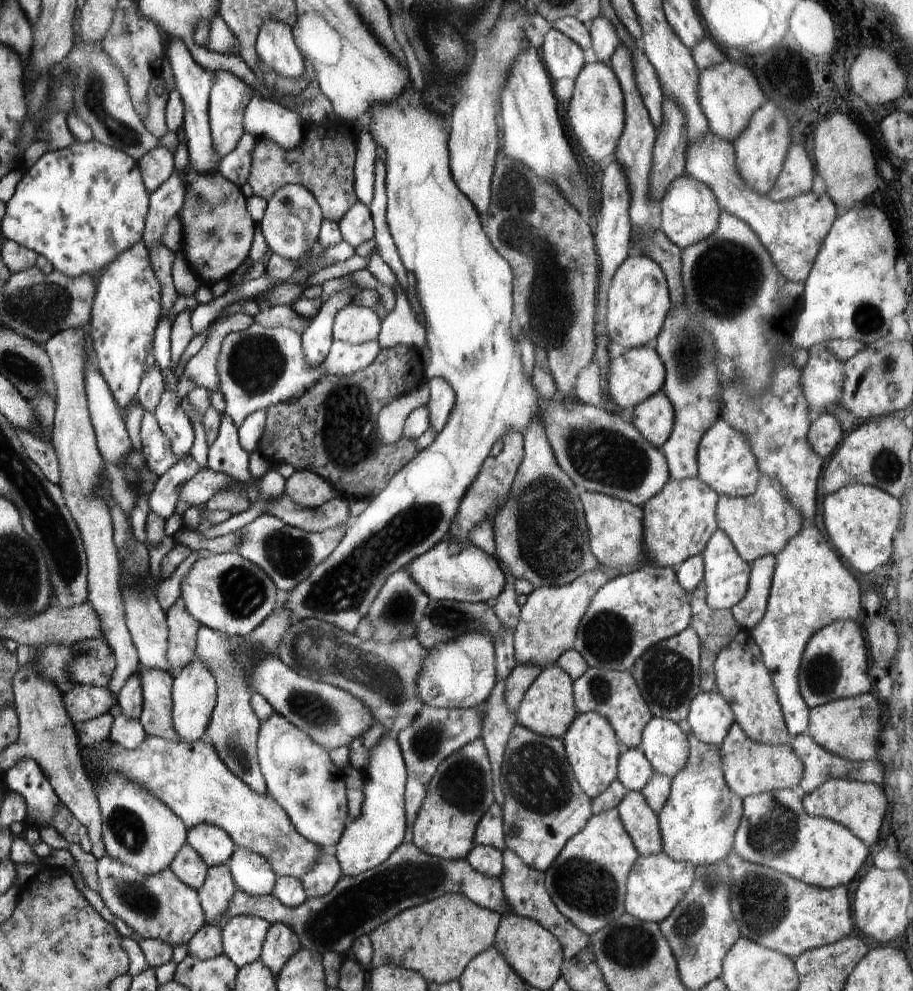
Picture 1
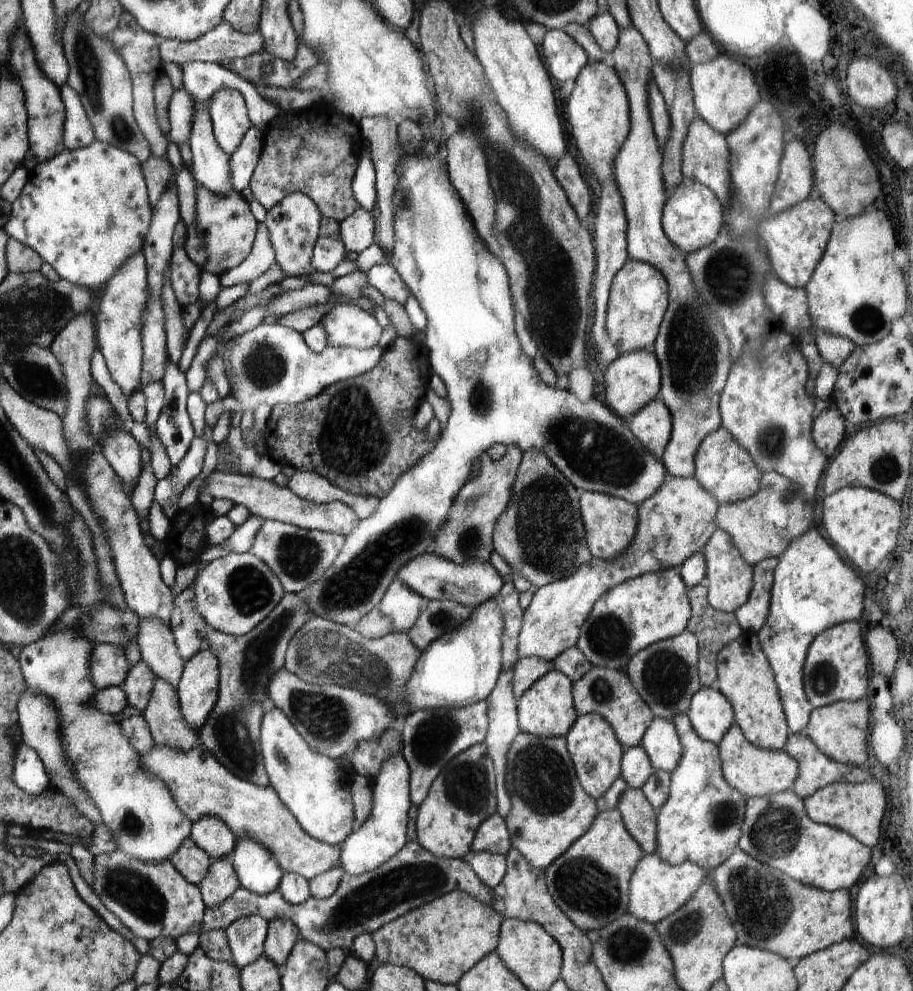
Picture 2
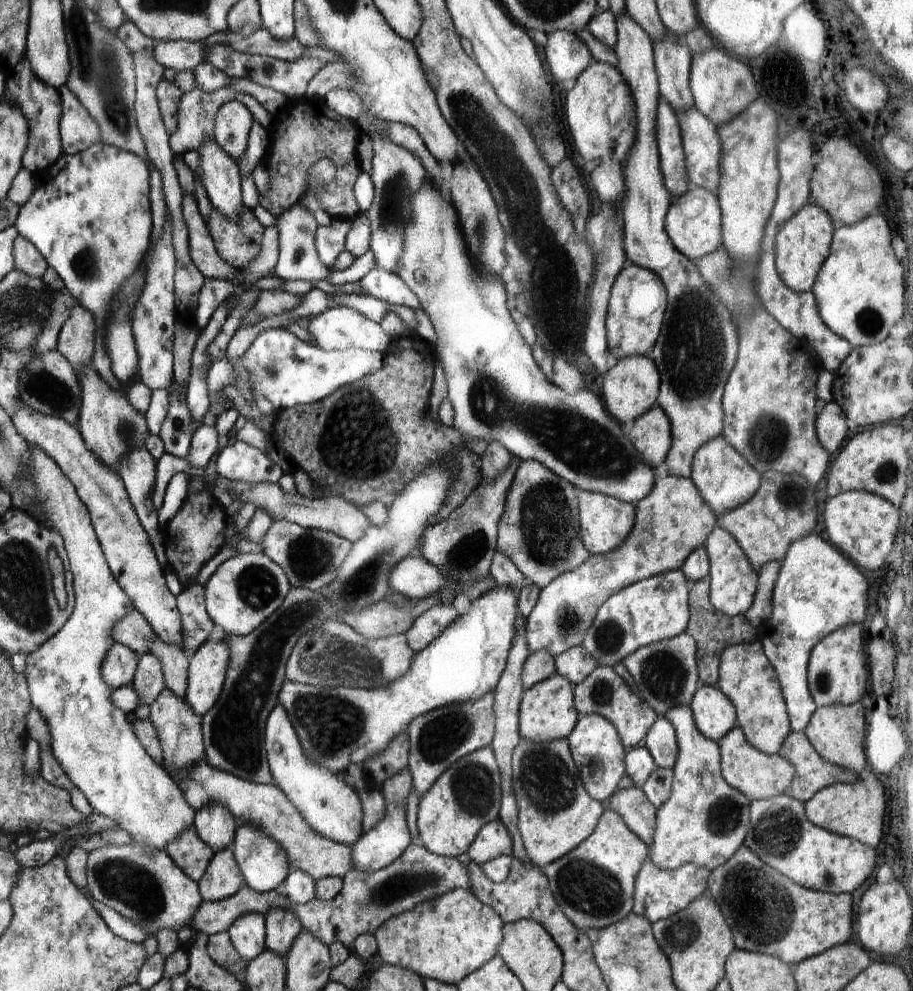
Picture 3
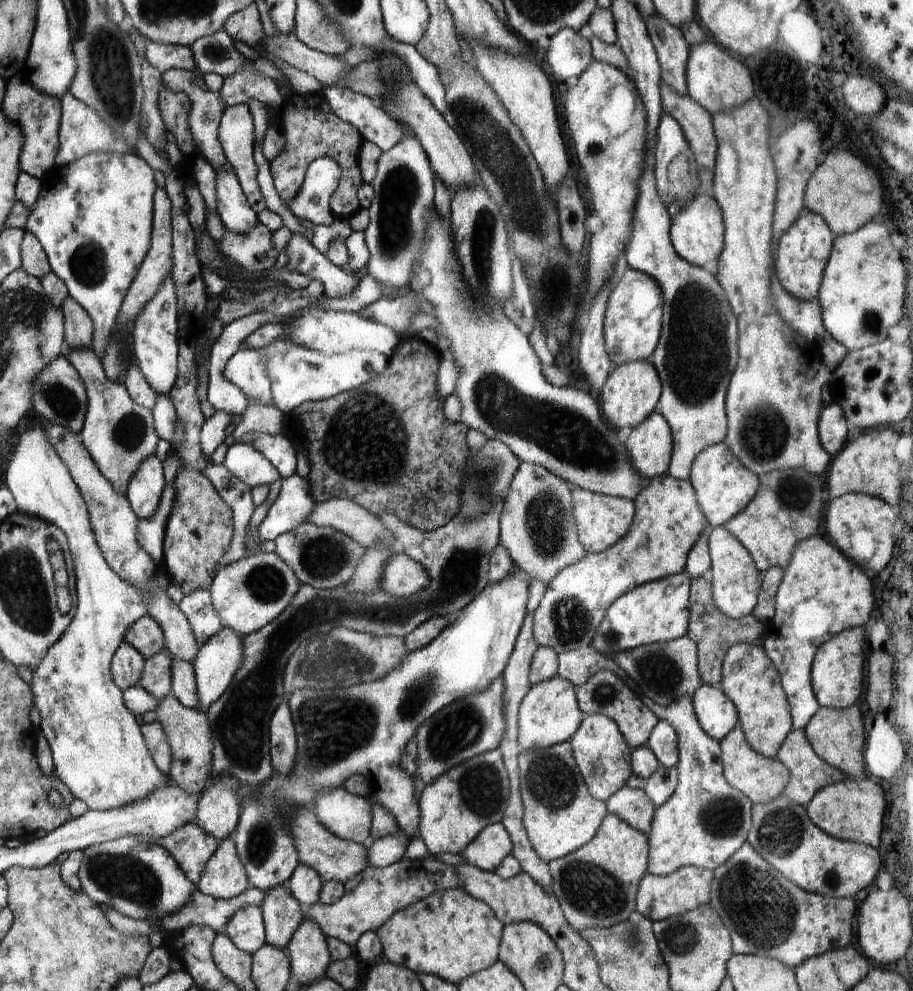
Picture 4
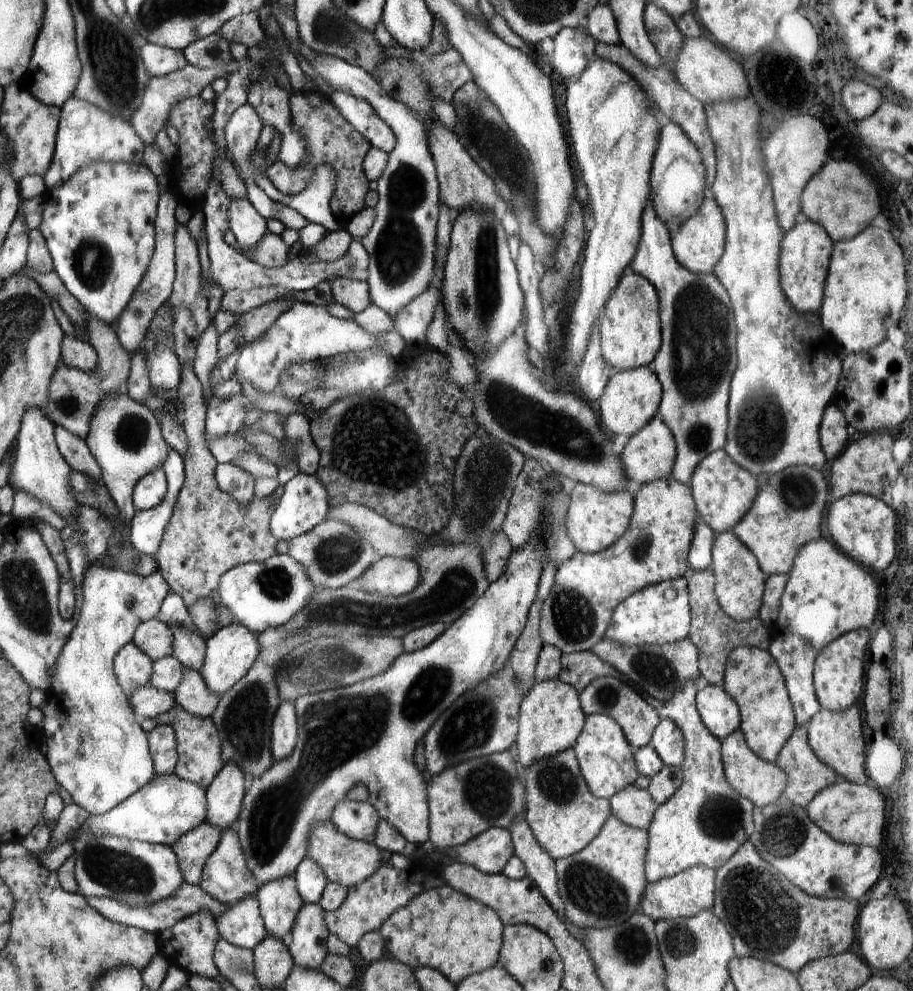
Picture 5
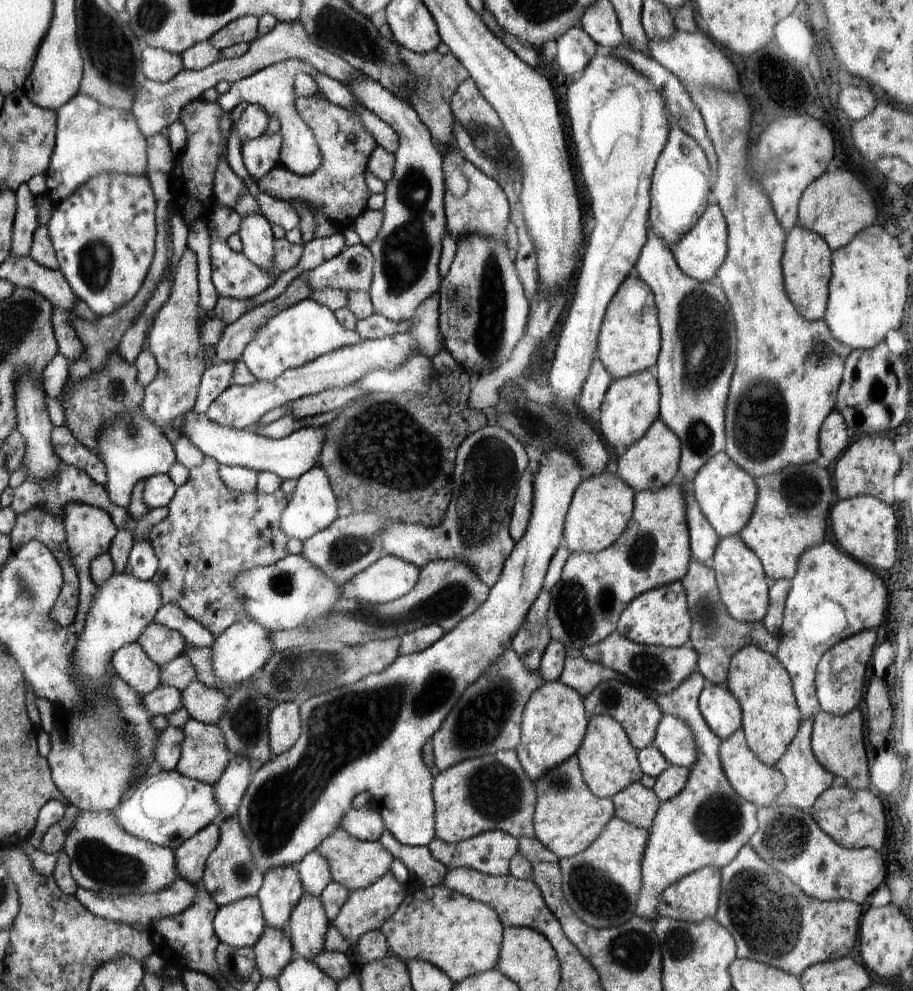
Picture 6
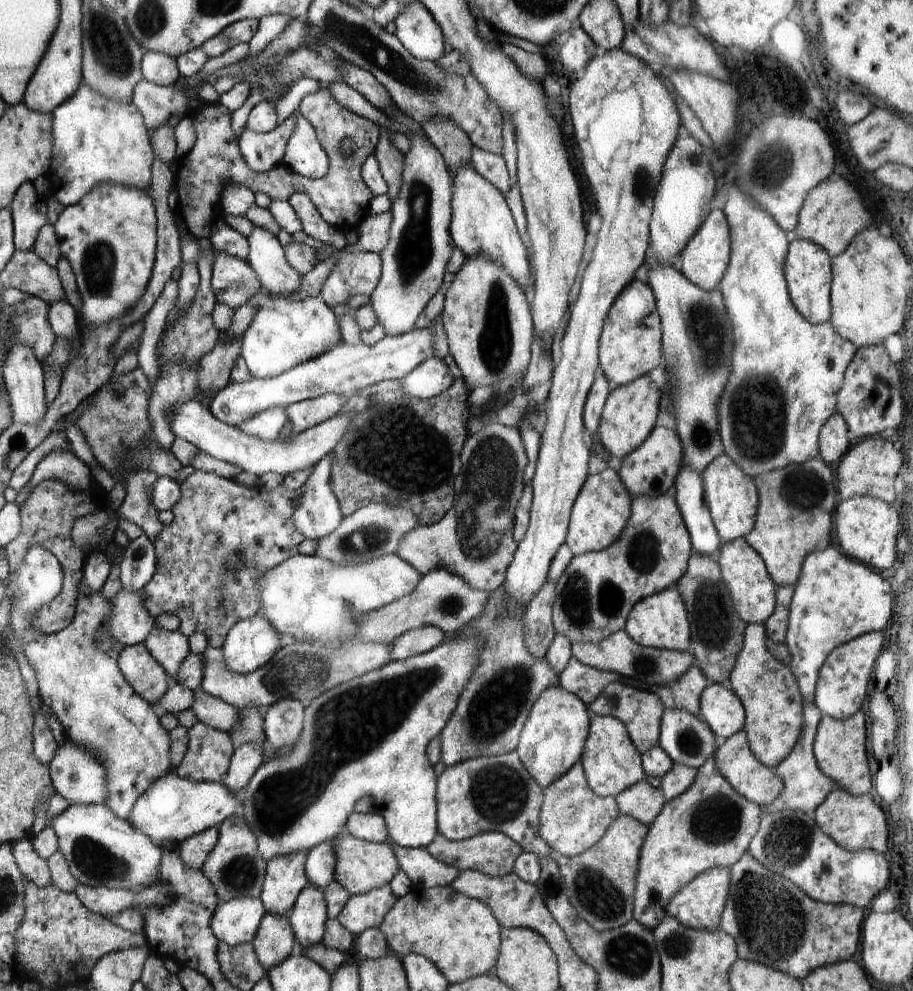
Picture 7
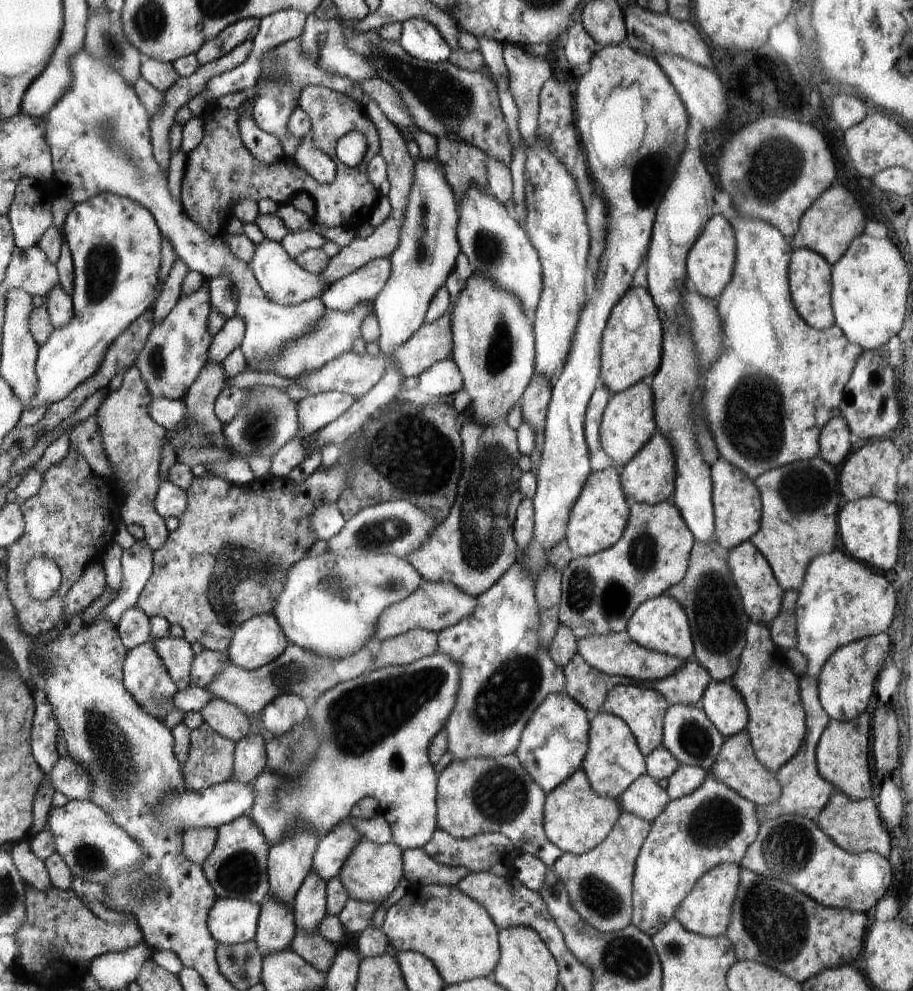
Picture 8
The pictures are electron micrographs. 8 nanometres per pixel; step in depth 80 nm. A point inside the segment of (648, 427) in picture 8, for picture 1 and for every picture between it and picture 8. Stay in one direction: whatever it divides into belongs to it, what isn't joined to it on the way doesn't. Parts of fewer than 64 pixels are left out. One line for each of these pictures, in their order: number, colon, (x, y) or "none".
1: (639, 372)
2: (634, 379)
3: (631, 387)
4: (632, 390)
5: (631, 399)
6: (630, 406)
7: (631, 411)

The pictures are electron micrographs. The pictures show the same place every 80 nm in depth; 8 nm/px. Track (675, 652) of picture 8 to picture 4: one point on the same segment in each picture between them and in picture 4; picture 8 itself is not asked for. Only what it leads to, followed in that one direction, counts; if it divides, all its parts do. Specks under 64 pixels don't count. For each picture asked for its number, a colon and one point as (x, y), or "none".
4: (657, 611)
5: (658, 614)
6: (660, 616)
7: (660, 620)

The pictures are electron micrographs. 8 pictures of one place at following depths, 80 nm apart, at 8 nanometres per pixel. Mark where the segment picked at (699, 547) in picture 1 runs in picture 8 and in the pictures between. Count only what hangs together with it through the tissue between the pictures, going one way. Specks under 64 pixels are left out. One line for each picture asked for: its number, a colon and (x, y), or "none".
2: (676, 522)
3: (673, 520)
4: (668, 522)
5: (573, 618)
6: (654, 549)
7: (594, 596)
8: (599, 593)

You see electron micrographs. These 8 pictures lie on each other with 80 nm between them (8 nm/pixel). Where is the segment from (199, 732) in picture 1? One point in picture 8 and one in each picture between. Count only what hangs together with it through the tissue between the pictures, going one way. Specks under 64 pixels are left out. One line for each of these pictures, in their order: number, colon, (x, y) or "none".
2: (197, 691)
3: (207, 666)
4: (218, 659)
5: (230, 651)
6: (241, 651)
7: (250, 643)
8: (260, 640)

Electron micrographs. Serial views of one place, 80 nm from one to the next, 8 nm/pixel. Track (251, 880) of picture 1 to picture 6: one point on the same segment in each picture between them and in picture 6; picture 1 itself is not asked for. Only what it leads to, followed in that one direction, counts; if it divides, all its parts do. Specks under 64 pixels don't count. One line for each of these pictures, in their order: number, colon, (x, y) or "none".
2: (256, 870)
3: (264, 864)
4: (363, 729)
5: (366, 733)
6: (367, 737)

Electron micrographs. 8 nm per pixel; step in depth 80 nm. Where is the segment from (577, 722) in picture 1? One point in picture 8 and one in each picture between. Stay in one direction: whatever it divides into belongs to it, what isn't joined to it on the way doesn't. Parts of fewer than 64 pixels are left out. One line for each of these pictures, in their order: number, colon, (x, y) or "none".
2: (596, 754)
3: (599, 755)
4: (601, 754)
5: (605, 759)
6: (608, 761)
7: (611, 762)
8: (613, 761)

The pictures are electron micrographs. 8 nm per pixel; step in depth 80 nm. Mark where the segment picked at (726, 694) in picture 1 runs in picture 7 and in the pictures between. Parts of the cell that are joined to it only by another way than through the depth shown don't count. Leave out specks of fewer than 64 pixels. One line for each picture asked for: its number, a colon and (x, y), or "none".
2: (744, 678)
3: (746, 677)
4: (749, 680)
5: (752, 679)
6: (770, 717)
7: (773, 704)

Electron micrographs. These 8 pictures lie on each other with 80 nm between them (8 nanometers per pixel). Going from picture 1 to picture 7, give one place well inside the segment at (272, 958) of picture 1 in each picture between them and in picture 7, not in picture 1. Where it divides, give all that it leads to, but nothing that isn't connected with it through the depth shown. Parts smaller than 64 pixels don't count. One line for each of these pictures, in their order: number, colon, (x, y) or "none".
2: (282, 935)
3: (282, 927)
4: (282, 913)
5: (279, 904)
6: (281, 890)
7: (285, 877)

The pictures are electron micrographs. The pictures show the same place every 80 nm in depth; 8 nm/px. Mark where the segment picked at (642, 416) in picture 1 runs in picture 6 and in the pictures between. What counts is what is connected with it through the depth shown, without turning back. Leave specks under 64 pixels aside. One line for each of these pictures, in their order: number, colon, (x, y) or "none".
2: (652, 425)
3: (651, 434)
4: (650, 444)
5: (649, 455)
6: (652, 462)

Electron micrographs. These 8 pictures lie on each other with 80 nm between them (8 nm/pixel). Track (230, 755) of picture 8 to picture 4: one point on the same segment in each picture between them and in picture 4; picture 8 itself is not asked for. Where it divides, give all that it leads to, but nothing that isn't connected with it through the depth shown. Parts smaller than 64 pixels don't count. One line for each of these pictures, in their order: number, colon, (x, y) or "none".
4: (187, 730)
5: (199, 758)
6: (204, 755)
7: (209, 751)

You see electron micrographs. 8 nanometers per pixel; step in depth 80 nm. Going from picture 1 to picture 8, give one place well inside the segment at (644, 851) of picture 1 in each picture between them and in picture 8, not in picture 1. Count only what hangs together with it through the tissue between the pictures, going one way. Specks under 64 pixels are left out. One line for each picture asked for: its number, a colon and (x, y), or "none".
2: (638, 816)
3: (638, 813)
4: (632, 806)
5: (635, 807)
6: (636, 804)
7: (642, 801)
8: (644, 797)

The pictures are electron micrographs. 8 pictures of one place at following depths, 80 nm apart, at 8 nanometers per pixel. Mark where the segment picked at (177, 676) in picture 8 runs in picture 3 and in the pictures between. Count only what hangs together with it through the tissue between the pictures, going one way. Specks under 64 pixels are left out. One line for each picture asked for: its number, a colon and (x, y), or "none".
3: (133, 631)
4: (145, 636)
5: (153, 637)
6: (161, 645)
7: (169, 649)

